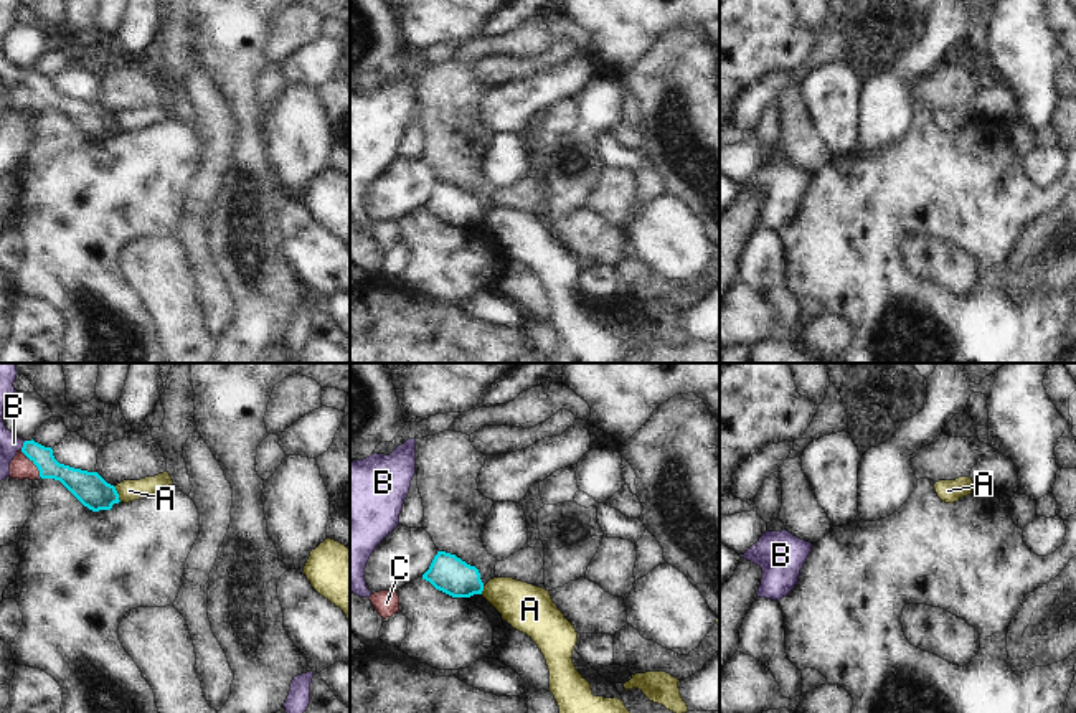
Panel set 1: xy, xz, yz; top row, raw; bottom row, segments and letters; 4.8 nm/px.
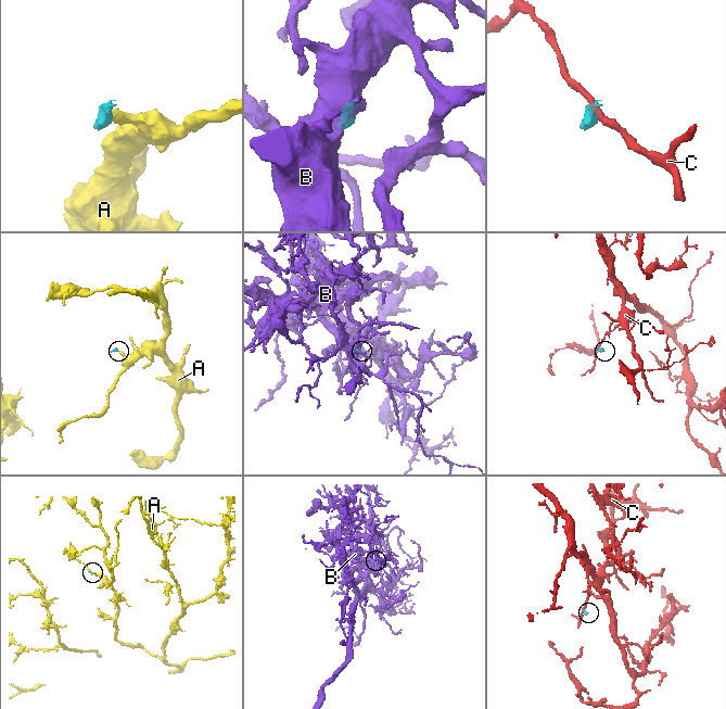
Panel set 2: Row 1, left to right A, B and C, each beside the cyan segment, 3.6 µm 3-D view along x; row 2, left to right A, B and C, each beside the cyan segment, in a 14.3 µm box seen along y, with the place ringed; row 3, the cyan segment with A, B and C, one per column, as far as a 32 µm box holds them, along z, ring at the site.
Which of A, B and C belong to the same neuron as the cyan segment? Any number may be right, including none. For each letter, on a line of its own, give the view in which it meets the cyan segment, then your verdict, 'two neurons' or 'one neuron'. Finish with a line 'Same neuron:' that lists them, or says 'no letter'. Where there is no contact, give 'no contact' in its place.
A: xy | two neurons
B: xy | one neuron
C: xy | two neurons
Same neuron: B

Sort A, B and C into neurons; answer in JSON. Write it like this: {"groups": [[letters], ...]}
{"groups": [["A"], ["B"], ["C"]]}

